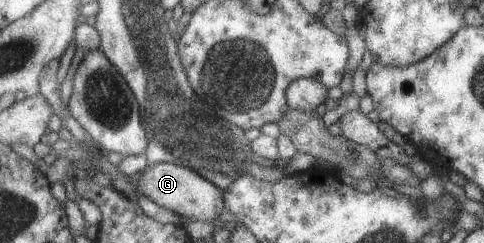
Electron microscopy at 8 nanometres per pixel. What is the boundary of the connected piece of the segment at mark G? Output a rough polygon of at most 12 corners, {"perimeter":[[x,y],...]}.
{"perimeter":[[169,162],[133,186],[189,222],[213,223],[224,189]]}

